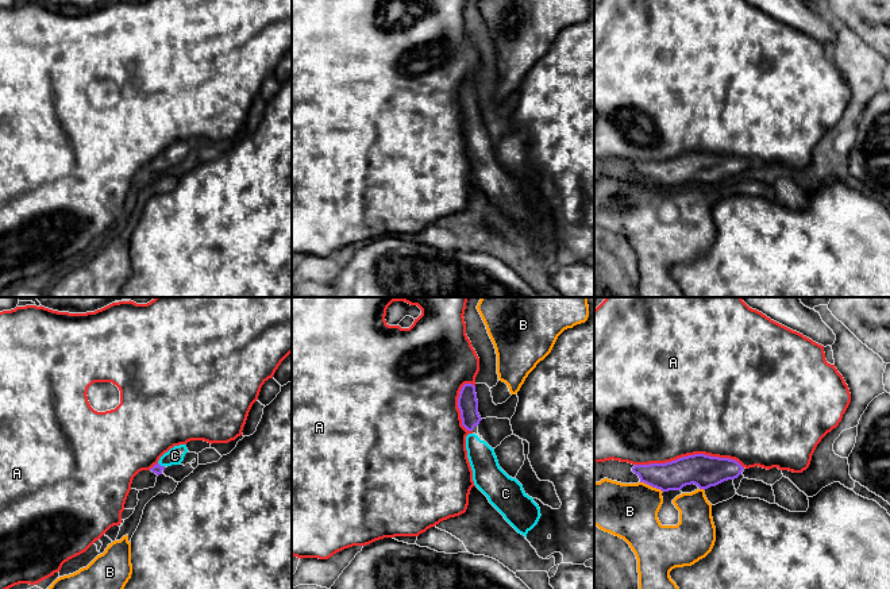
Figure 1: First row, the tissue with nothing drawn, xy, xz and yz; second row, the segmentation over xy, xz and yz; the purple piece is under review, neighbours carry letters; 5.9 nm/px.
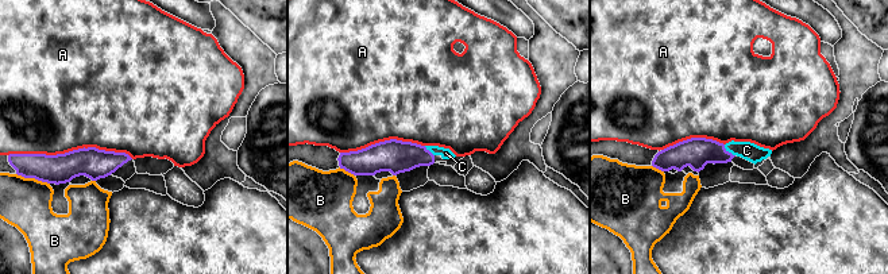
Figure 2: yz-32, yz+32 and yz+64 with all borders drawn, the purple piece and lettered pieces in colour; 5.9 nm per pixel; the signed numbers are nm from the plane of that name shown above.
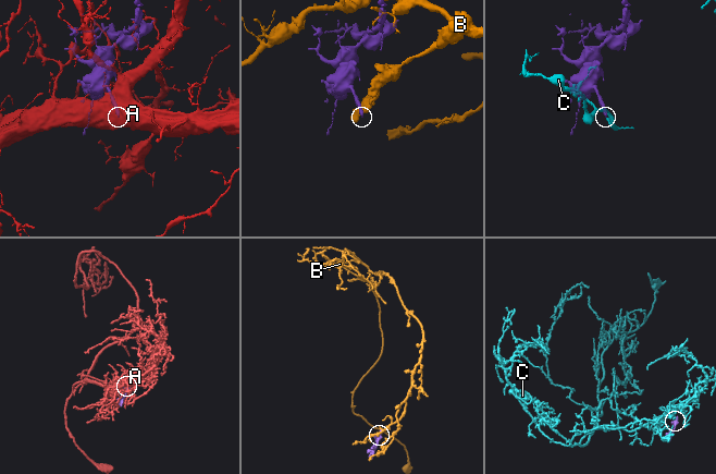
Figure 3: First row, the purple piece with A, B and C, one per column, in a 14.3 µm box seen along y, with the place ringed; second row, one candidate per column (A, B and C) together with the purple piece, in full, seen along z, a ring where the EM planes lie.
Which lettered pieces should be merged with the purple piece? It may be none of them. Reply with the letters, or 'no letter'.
C

